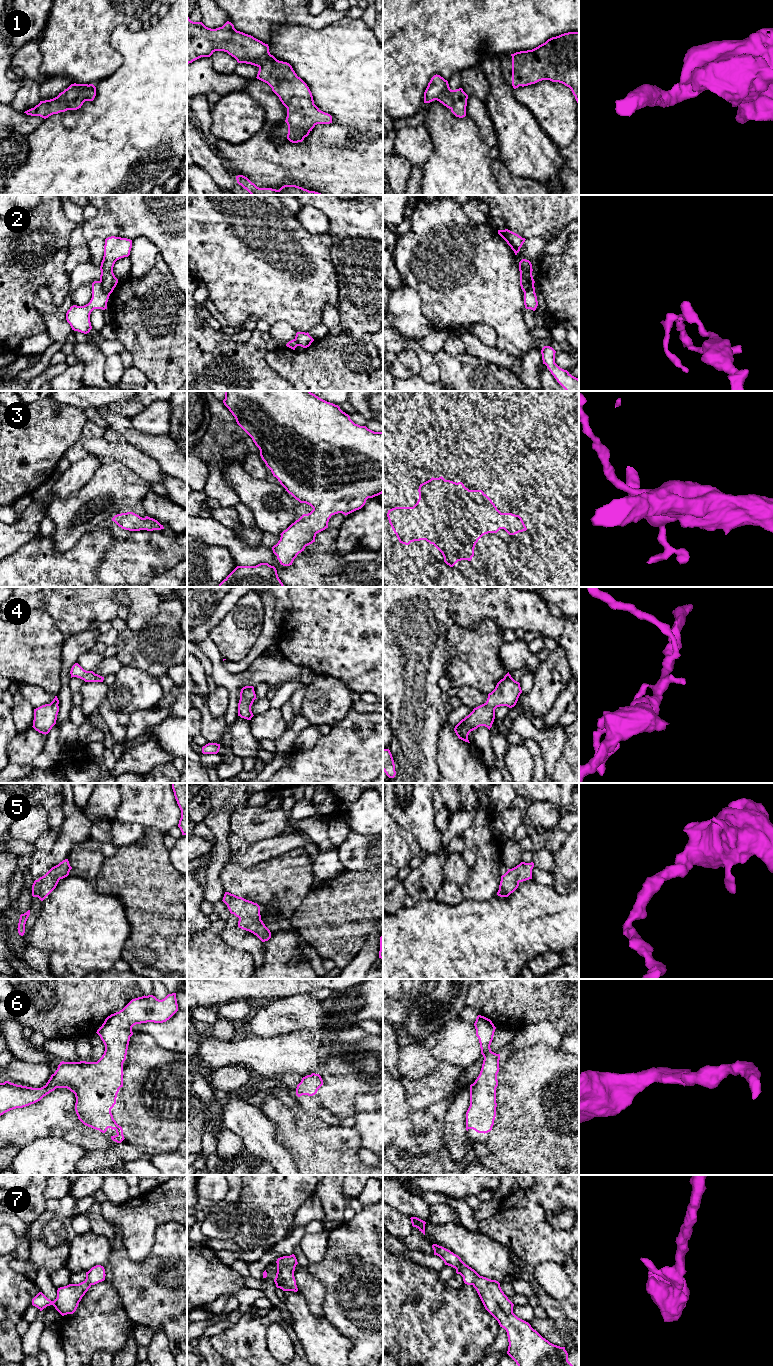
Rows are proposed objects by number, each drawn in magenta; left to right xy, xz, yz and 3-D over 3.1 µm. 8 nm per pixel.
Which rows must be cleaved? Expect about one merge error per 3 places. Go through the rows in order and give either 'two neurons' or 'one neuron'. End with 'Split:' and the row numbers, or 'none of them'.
1: one neuron
2: two neurons
3: one neuron
4: one neuron
5: one neuron
6: one neuron
7: one neuron
Split: 2

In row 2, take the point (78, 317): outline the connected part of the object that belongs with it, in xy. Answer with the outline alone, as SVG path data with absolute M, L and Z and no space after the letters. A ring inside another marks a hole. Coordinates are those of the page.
M100 281L92 283L92 298L90 302L84 306L73 305L66 313L66 320L70 324L72 330L87 334L92 329L90 322L90 314L94 309L107 309L109 299L101 286Z

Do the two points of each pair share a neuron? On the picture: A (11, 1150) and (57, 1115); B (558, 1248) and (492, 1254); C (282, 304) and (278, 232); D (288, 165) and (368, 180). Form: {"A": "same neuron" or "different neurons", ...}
{"A": "different neurons", "B": "different neurons", "C": "same neuron", "D": "same neuron"}

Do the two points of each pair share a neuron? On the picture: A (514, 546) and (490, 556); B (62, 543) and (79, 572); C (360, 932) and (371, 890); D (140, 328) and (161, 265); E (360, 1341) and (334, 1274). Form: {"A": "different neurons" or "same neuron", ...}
{"A": "different neurons", "B": "different neurons", "C": "same neuron", "D": "same neuron", "E": "same neuron"}

